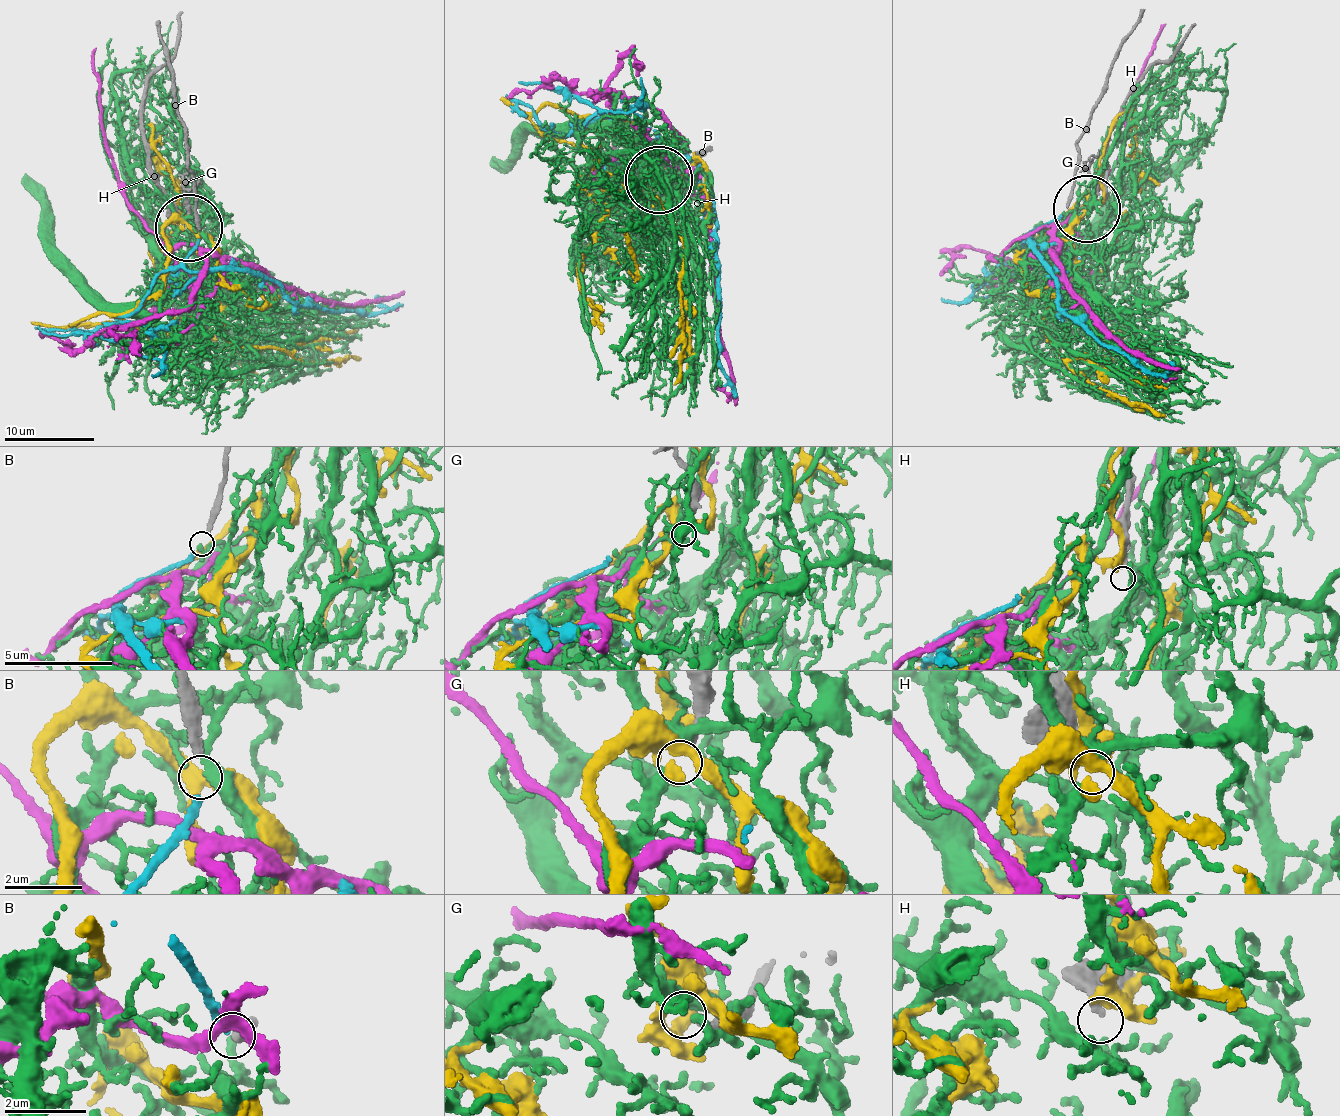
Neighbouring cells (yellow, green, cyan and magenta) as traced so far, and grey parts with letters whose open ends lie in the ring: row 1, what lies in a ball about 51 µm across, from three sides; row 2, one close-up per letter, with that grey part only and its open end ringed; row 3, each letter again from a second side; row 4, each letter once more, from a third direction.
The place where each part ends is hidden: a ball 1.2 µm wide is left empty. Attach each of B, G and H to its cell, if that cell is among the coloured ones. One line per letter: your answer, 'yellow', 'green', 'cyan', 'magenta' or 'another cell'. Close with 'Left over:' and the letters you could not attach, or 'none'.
B: cyan
G: green
H: another cell
Left over: H

